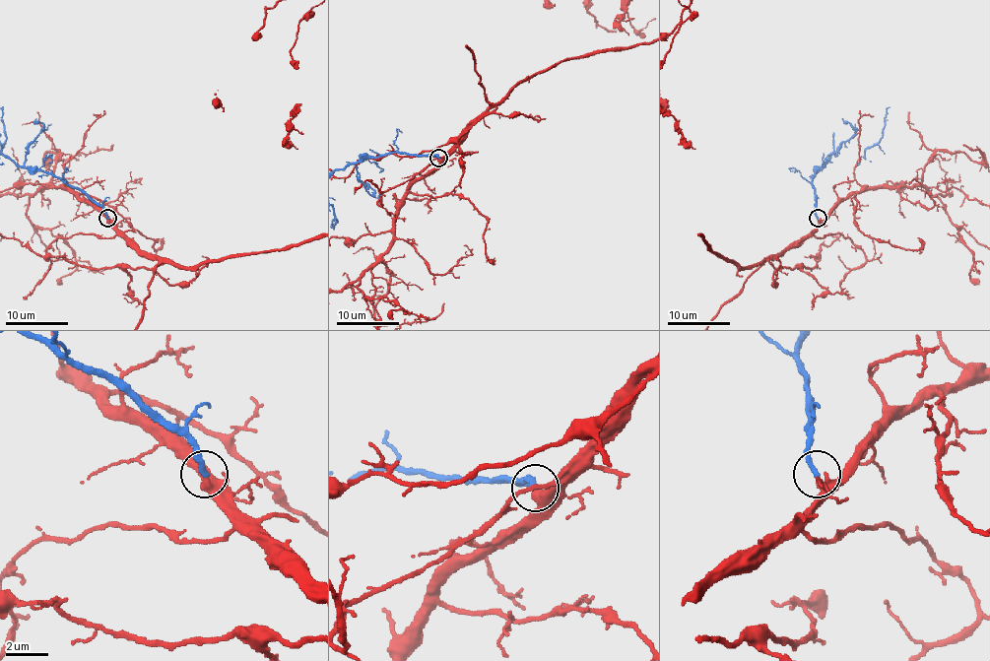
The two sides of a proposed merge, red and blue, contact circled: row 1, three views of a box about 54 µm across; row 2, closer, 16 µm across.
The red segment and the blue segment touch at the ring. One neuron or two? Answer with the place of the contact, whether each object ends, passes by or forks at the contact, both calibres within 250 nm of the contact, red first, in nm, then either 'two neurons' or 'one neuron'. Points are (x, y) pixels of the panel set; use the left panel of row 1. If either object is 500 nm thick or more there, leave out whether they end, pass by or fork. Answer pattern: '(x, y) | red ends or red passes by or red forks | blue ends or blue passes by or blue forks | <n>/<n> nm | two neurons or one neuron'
(107, 218) | red ends | blue ends | 440/280 nm | one neuron

